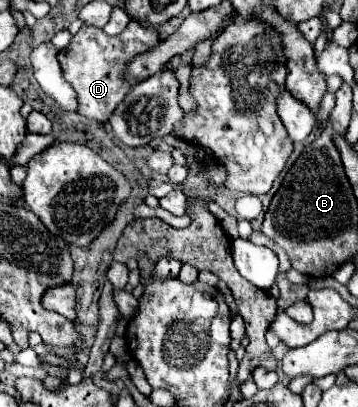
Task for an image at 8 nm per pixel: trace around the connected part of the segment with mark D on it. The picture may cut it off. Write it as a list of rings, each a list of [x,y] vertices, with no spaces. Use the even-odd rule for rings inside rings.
[[[134,21],[128,23],[128,27],[120,35],[106,35],[102,29],[94,27],[82,27],[70,41],[66,49],[58,53],[58,61],[62,65],[66,81],[74,87],[78,95],[78,113],[92,119],[92,121],[108,121],[110,111],[124,99],[126,91],[130,91],[130,83],[122,81],[122,71],[128,59],[134,55],[150,49],[152,43],[158,41],[158,33],[154,29],[146,29]]]

